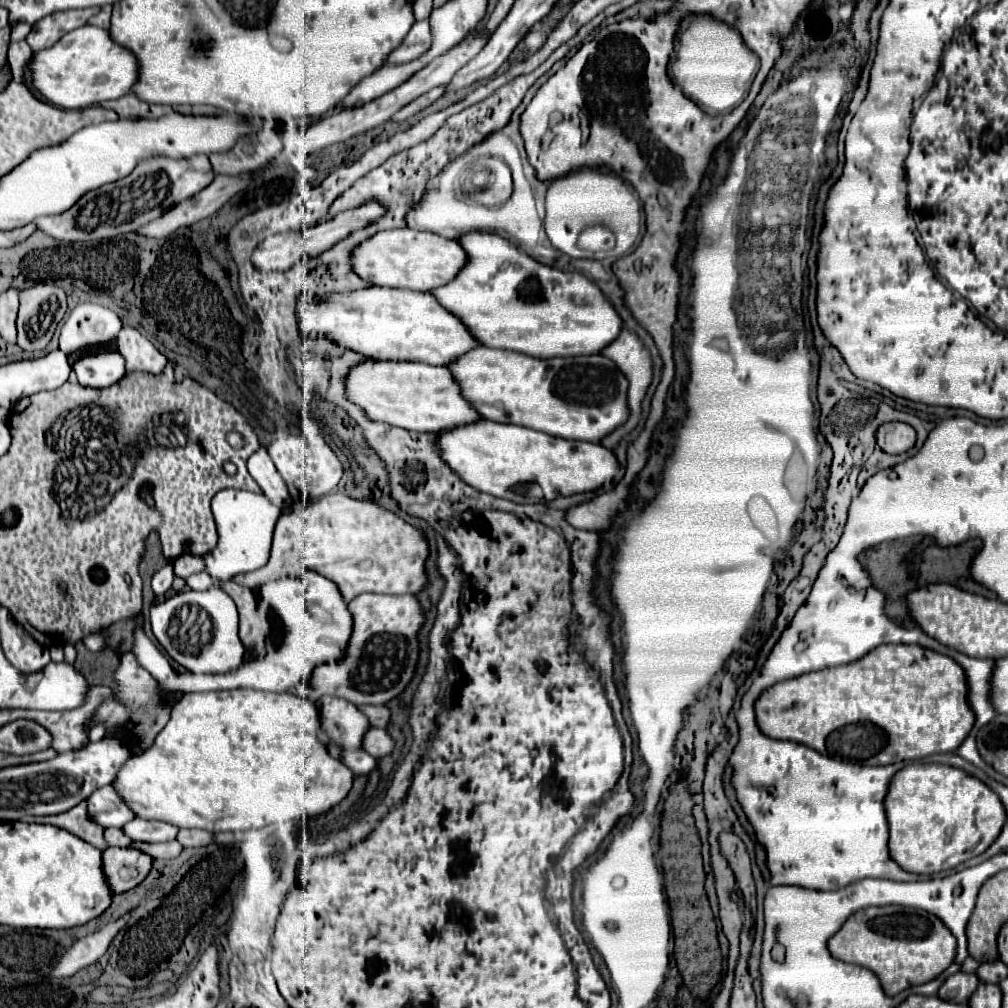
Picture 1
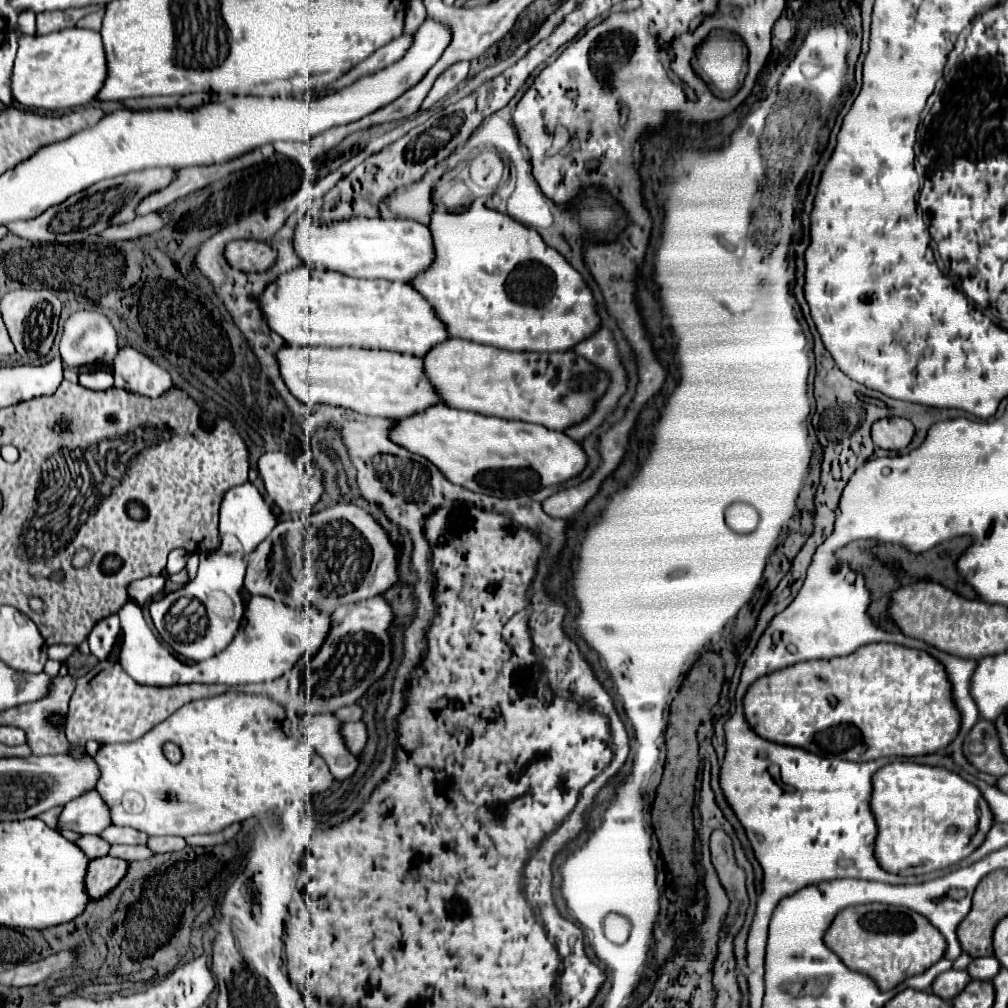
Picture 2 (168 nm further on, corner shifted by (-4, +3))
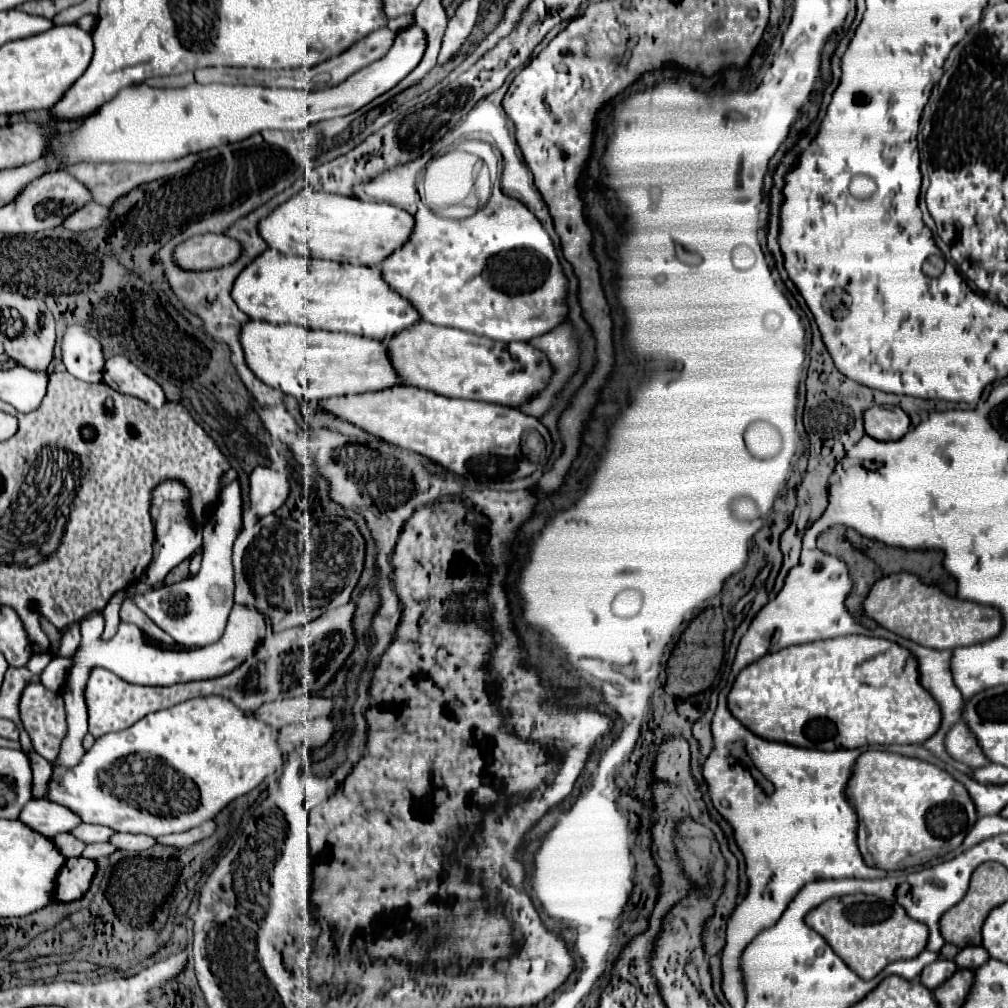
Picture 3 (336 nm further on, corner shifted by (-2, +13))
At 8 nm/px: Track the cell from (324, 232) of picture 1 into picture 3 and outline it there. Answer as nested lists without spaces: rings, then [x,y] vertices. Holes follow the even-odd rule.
[[[222,233],[194,235],[182,241],[174,251],[174,263],[184,271],[206,271],[230,265],[238,259],[240,245]]]

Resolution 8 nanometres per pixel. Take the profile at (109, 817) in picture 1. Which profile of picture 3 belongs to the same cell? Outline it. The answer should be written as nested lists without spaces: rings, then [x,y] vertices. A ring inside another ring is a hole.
[[[38,799],[28,801],[20,811],[18,819],[32,831],[50,839],[82,823],[78,821],[78,817],[74,817],[74,813],[70,813],[68,809],[62,809],[62,805],[52,805],[50,801],[38,801]]]

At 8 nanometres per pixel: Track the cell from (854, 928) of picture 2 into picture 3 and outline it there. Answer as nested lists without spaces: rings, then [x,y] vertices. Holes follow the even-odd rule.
[[[844,895],[832,897],[820,903],[806,915],[806,925],[820,933],[834,953],[854,971],[860,979],[876,977],[886,965],[916,957],[926,949],[928,929],[924,923],[918,923],[906,915],[906,911],[896,901],[876,899],[872,895]]]

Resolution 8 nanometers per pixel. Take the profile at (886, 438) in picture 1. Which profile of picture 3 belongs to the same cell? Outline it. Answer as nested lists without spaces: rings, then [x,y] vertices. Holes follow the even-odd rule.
[[[870,407],[864,413],[864,429],[876,441],[894,441],[908,433],[910,417],[900,407]]]

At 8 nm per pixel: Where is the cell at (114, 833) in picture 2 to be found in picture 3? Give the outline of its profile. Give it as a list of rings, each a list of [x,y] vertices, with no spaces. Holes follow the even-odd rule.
[[[78,825],[76,829],[70,831],[76,839],[80,839],[82,843],[90,845],[90,843],[102,843],[102,841],[108,841],[108,837],[114,833],[112,829],[106,829],[106,827],[100,827],[100,825]]]

